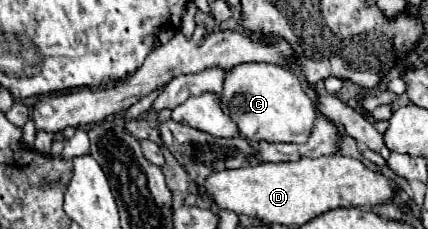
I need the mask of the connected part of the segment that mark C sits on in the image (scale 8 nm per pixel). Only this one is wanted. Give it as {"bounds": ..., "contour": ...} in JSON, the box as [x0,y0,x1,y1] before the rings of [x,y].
{"bounds":[220,62,316,144],"contour":[[[248,62],[226,70],[220,108],[236,122],[240,134],[252,144],[262,140],[300,144],[302,132],[310,134],[316,120],[316,108],[306,96],[302,82],[288,68],[266,62]]]}

